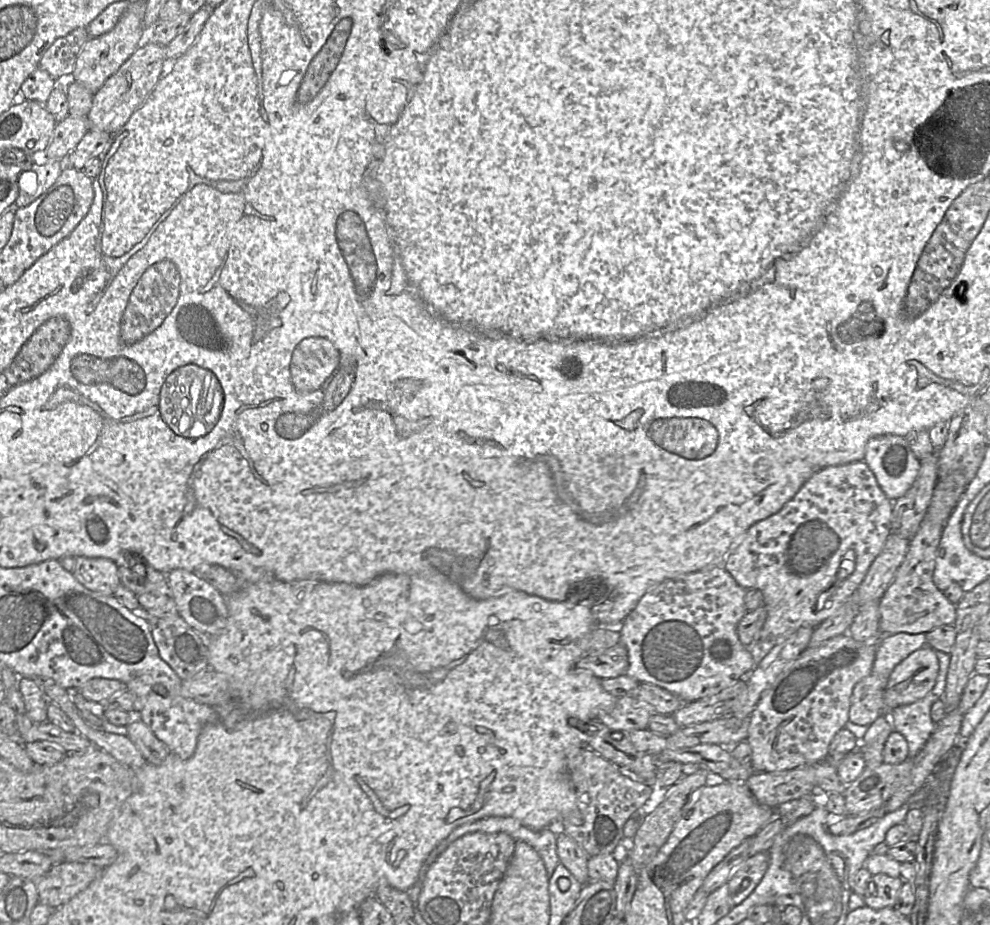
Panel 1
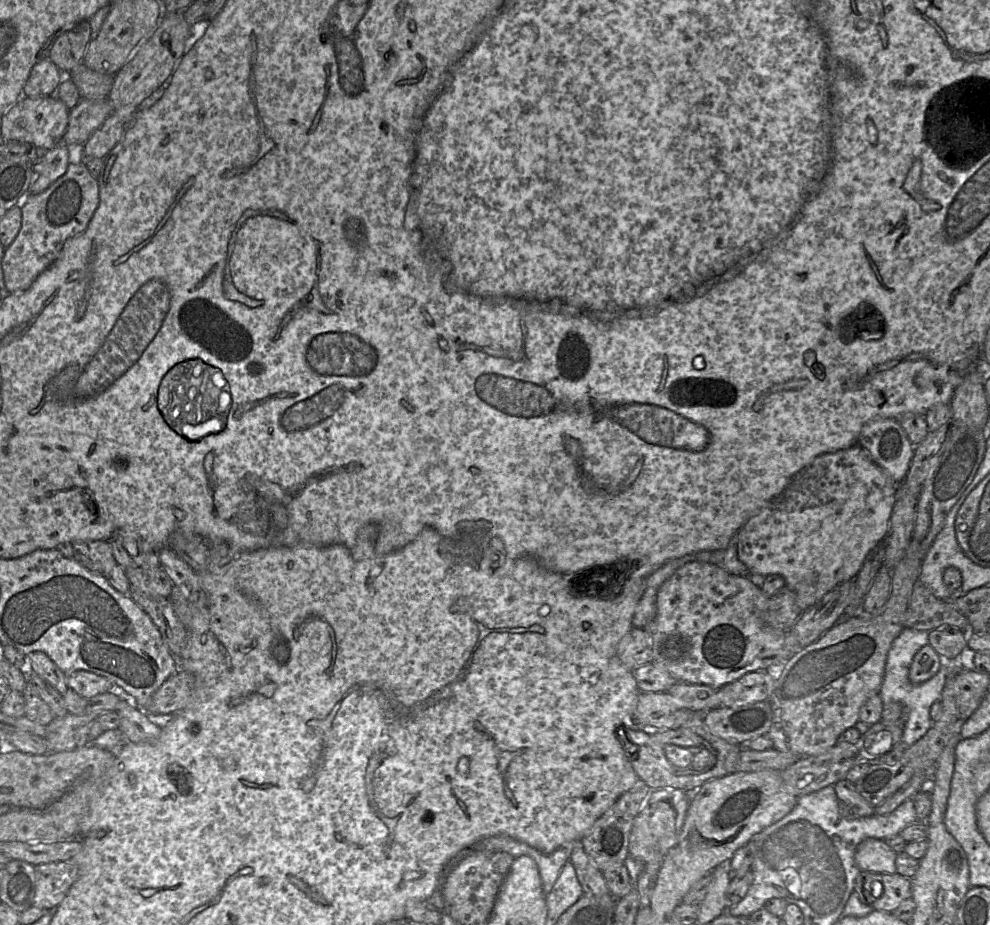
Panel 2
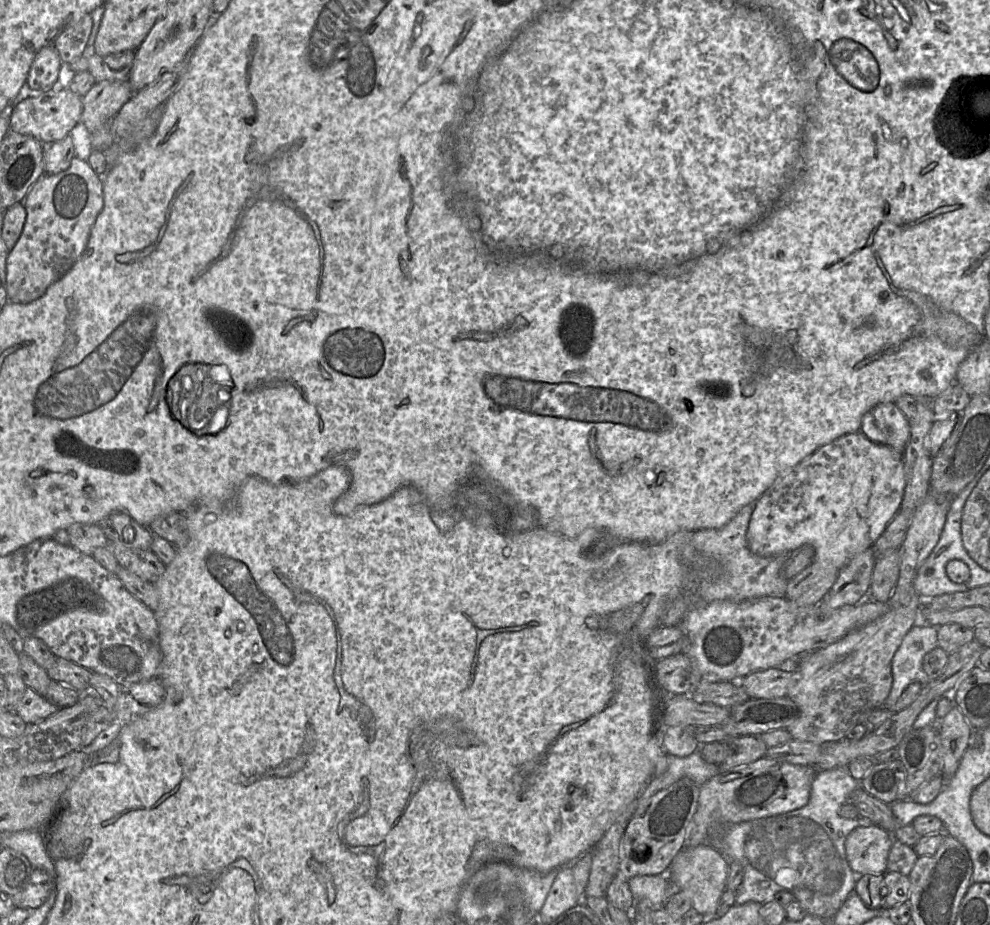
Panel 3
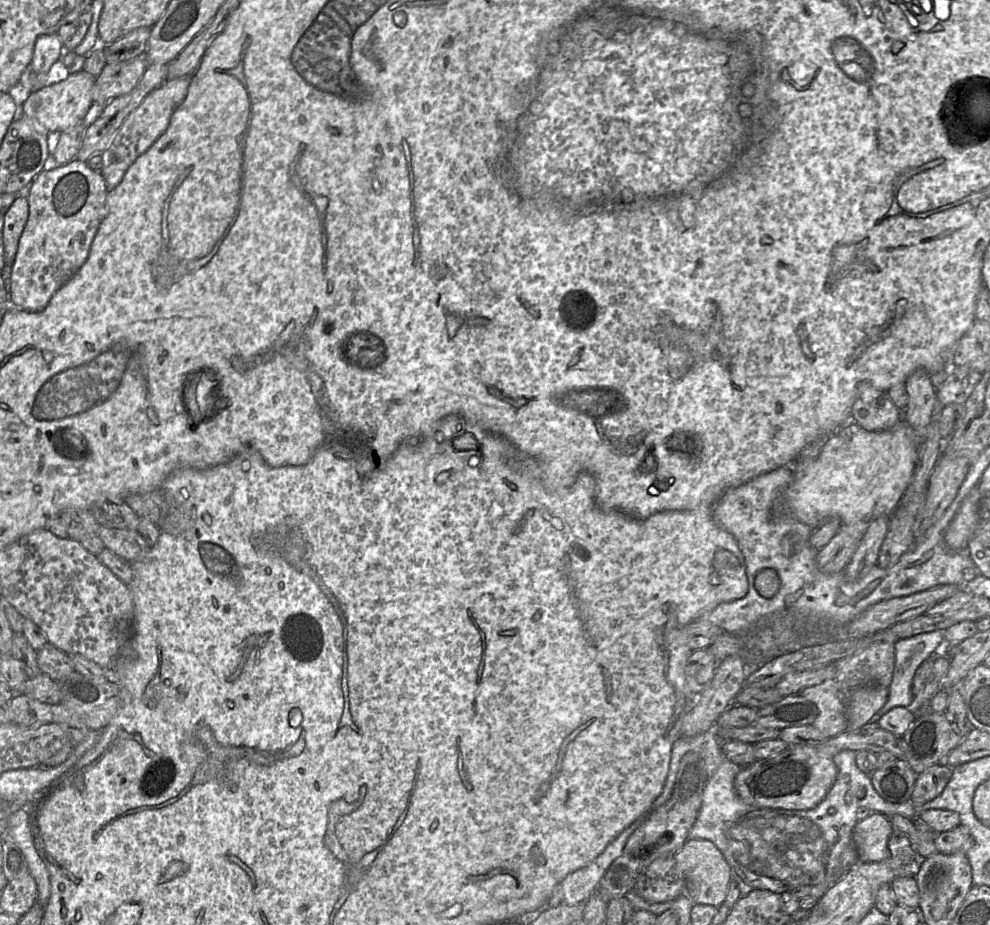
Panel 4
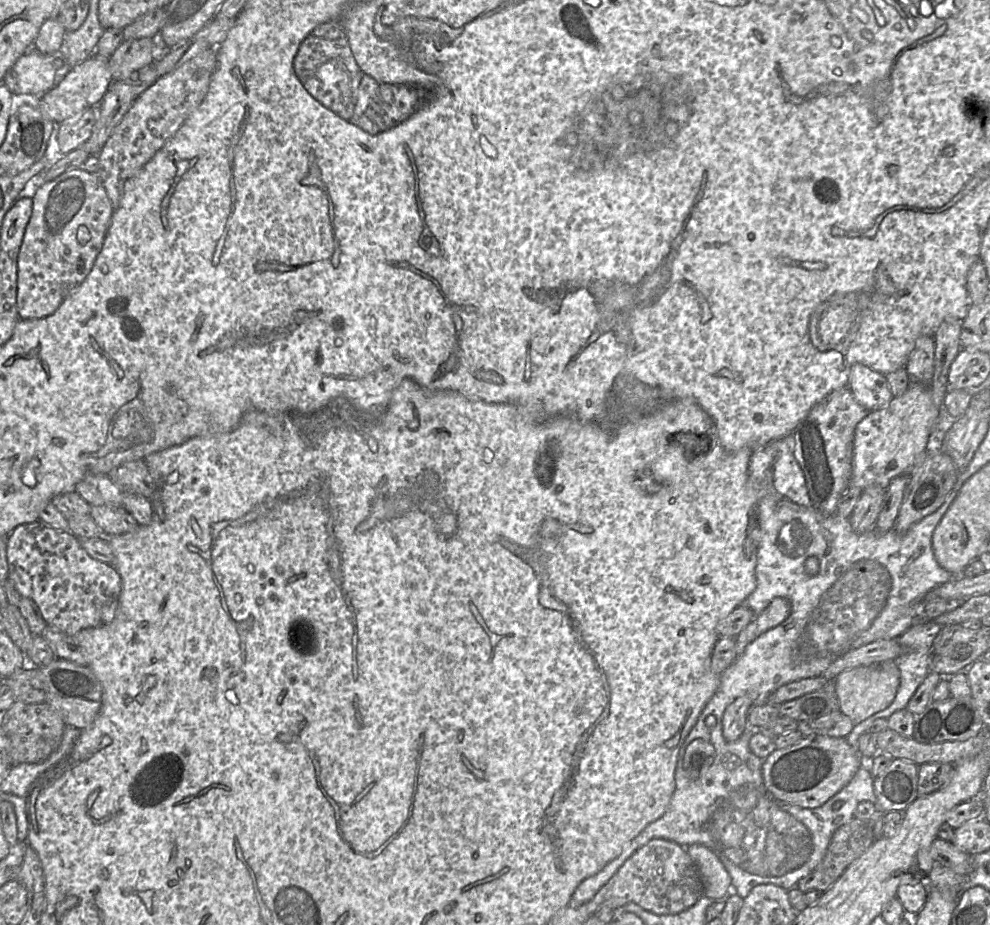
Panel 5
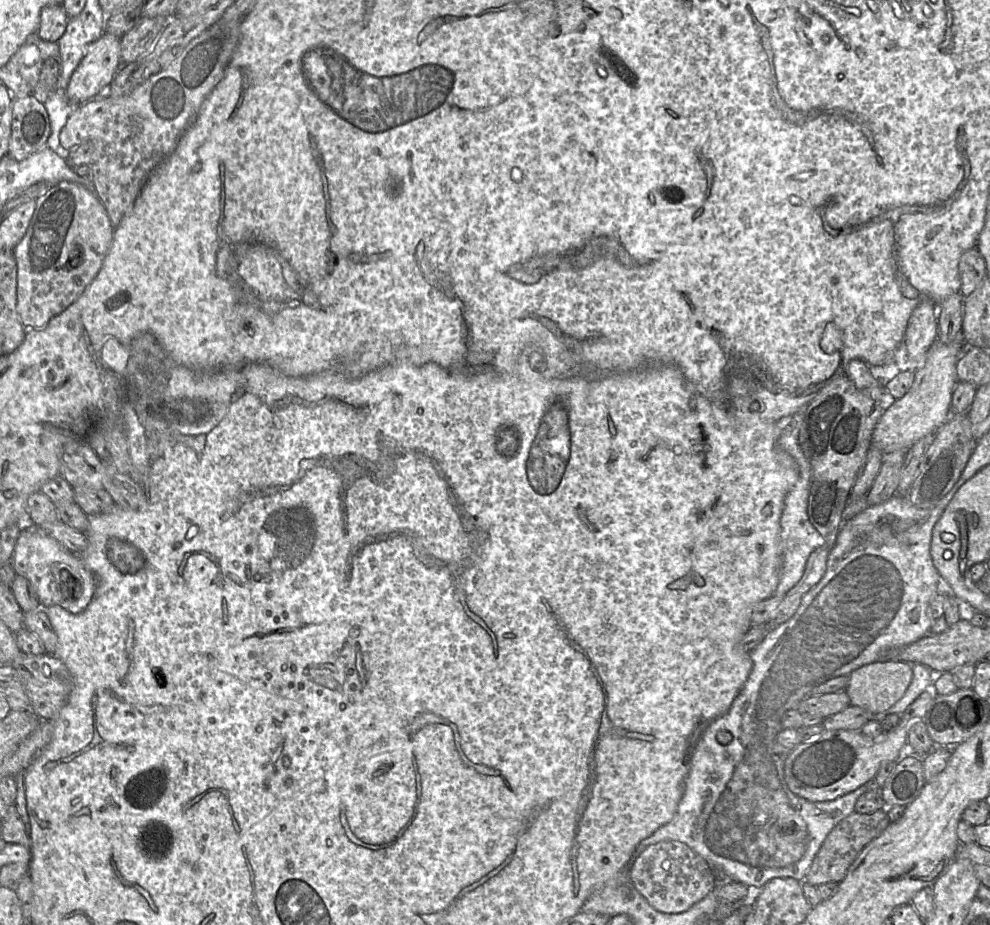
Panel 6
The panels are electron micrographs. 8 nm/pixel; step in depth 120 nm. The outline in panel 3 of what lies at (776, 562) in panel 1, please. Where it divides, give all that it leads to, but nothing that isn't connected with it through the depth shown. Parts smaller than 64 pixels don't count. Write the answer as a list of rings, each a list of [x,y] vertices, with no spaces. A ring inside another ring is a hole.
[[[859,432],[844,435],[828,444],[819,447],[813,453],[797,463],[789,471],[780,475],[755,502],[747,528],[746,538],[748,547],[753,553],[759,556],[771,557],[787,555],[802,545],[808,544],[814,548],[814,561],[826,562],[833,565],[837,569],[841,569],[857,554],[868,548],[871,548],[873,543],[882,534],[886,526],[890,523],[890,521],[900,509],[904,487],[905,474],[903,466],[903,452],[898,452],[891,449],[890,447],[873,443]]]

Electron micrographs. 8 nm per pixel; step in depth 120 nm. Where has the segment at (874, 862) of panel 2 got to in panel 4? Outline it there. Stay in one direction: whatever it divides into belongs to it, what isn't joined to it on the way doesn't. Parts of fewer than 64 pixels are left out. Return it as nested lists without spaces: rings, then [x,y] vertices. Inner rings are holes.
[[[880,812],[858,820],[852,830],[852,842],[857,849],[859,861],[873,863],[888,858],[888,839],[892,831],[888,817]]]

